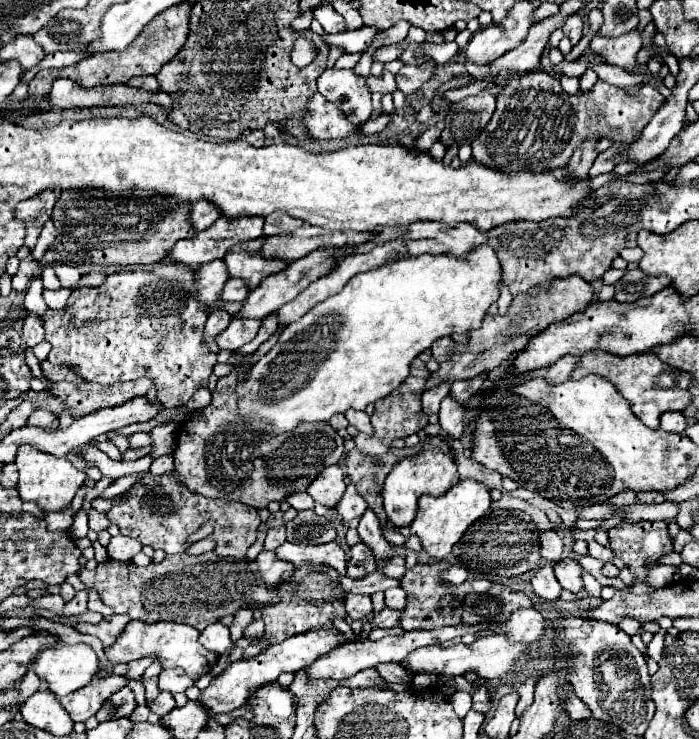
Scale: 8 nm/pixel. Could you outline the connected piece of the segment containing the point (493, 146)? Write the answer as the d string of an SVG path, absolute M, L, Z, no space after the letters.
M532 71L526 73L524 77L514 75L512 79L504 81L500 85L500 91L496 95L498 107L490 119L490 123L486 125L486 129L472 141L472 157L474 161L496 169L496 171L504 171L504 173L516 173L516 171L550 171L556 167L566 167L574 149L580 147L580 143L592 135L598 133L600 137L608 135L608 133L616 133L616 143L630 143L634 139L634 135L638 131L644 129L644 125L648 125L648 121L652 119L652 115L664 105L664 97L650 85L642 85L636 93L628 93L626 89L614 87L606 81L596 81L596 85L590 91L578 91L576 95L568 95L562 87L560 81L546 73L546 71Z

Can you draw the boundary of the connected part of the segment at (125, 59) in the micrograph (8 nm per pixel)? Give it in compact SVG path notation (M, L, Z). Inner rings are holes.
M190 1L172 5L172 9L166 9L164 13L160 13L160 17L156 17L156 21L150 21L144 27L144 31L136 37L136 41L132 41L132 45L128 45L128 49L124 49L124 51L98 53L76 65L64 67L64 69L42 69L30 81L30 95L38 97L38 99L48 95L52 81L60 79L60 77L68 77L82 87L96 87L96 85L108 85L108 83L126 83L130 77L138 77L138 75L156 75L160 71L160 67L164 63L168 63L178 53L178 49L184 47L186 37L190 33L190 29L188 29L190 7L192 7Z

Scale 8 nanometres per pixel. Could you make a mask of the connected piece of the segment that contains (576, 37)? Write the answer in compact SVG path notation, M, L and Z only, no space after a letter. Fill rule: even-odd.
M572 15L572 17L566 19L566 23L564 23L564 35L570 39L572 47L576 47L578 41L582 39L582 27L584 27L584 23L582 23L580 15Z

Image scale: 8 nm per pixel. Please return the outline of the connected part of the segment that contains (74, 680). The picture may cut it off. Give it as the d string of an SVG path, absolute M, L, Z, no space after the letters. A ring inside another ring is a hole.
M84 643L44 649L34 661L36 675L44 679L48 689L58 697L88 685L98 669L98 655L90 645Z

